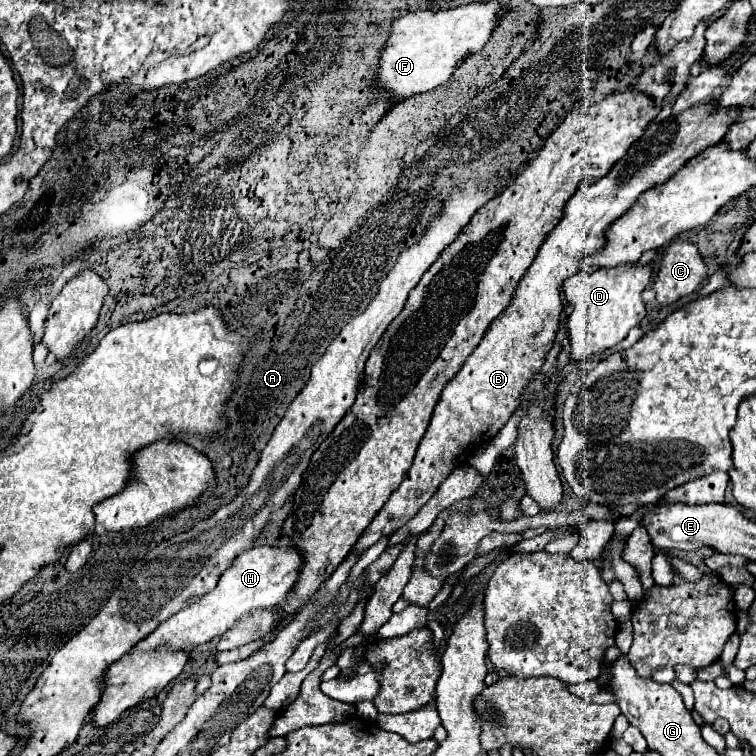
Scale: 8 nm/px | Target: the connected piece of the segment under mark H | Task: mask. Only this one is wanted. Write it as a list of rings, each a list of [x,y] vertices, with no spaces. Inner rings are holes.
[[[256,546],[250,548],[248,552],[242,552],[240,556],[234,558],[230,568],[226,568],[220,574],[220,580],[212,592],[206,592],[200,596],[200,600],[188,604],[180,612],[172,614],[168,620],[160,622],[158,628],[148,634],[142,642],[134,646],[138,652],[148,652],[148,650],[192,650],[204,642],[210,642],[216,636],[222,636],[234,620],[240,616],[248,614],[250,610],[272,610],[288,592],[292,590],[292,584],[298,580],[302,556],[294,548],[278,546]]]

